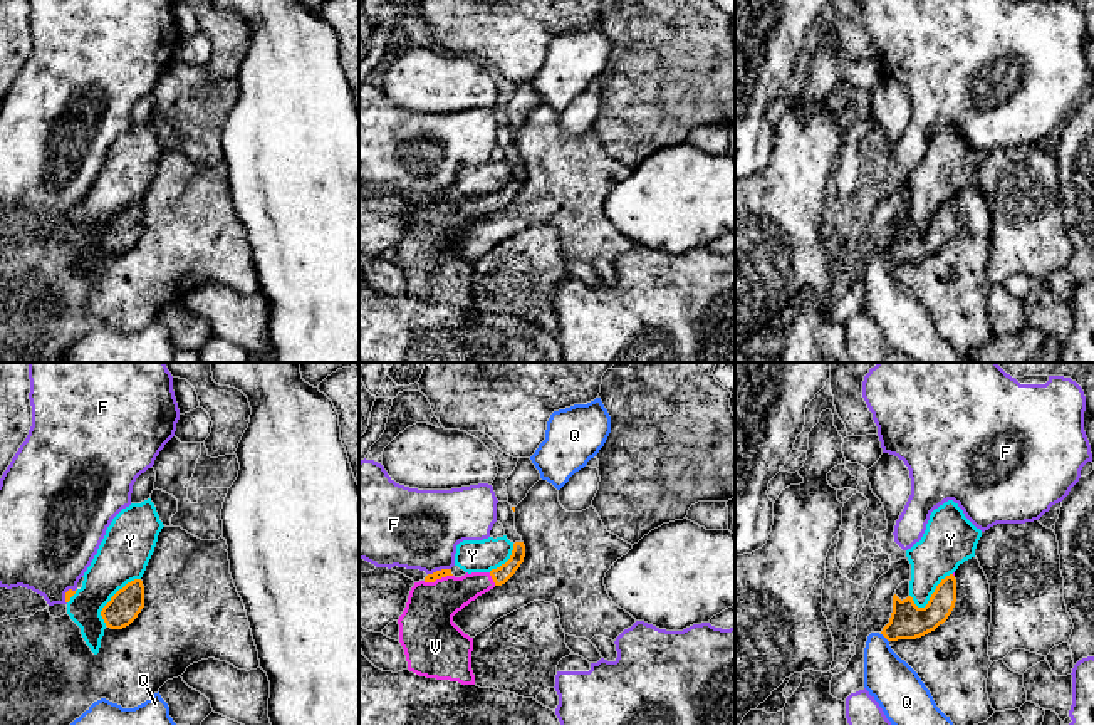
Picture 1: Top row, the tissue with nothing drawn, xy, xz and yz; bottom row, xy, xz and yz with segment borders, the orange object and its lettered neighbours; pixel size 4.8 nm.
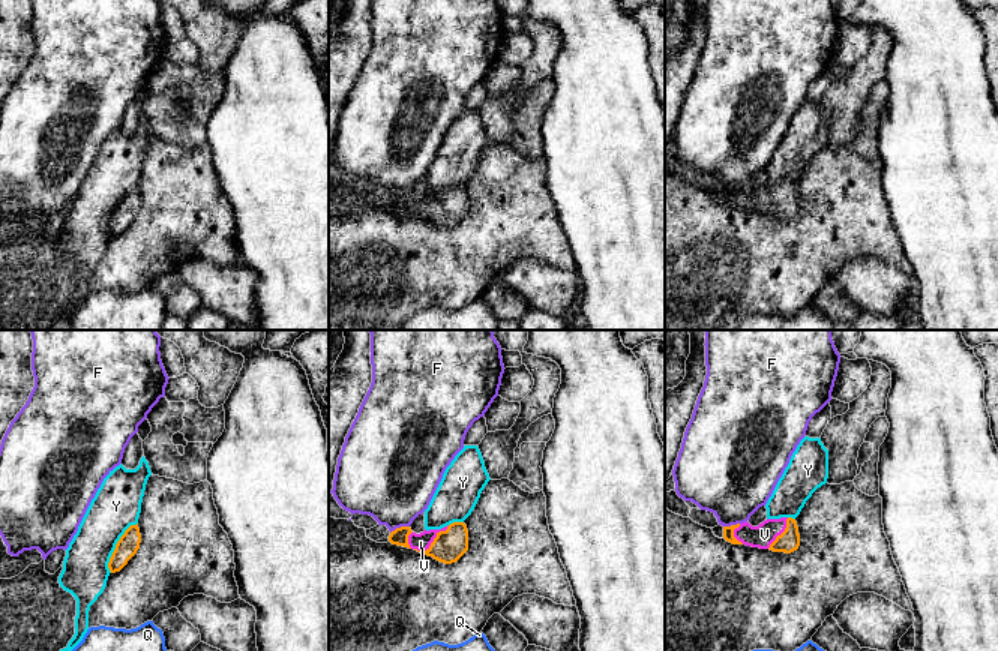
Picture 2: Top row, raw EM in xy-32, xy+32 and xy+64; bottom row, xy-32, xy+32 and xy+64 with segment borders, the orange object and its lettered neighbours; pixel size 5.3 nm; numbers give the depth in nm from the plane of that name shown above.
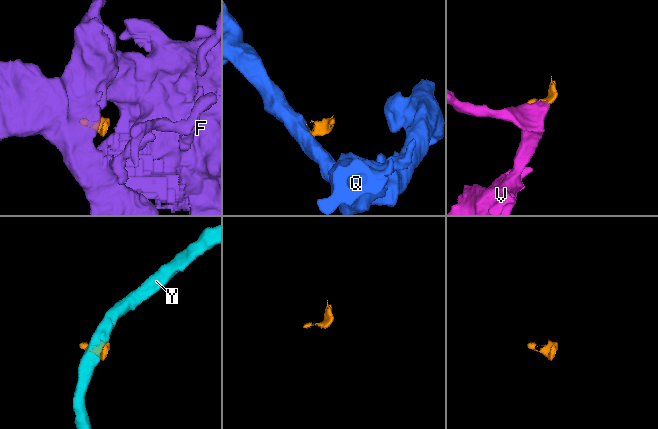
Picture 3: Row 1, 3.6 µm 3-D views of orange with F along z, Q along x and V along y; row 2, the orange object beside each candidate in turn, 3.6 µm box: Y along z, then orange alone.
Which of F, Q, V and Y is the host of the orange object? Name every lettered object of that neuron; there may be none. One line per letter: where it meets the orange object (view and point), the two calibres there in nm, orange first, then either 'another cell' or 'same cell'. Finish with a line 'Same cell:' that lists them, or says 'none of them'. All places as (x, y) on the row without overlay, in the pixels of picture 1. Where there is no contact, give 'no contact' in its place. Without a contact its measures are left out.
F: xz (438, 195) | 50/380 nm | another cell
Q: yz (885, 260) | 170/240 nm | another cell
V: xz (437, 202) | 50/260 nm | same cell
Y: xy (111, 222) | 150/240 nm | another cell
Same cell: V

